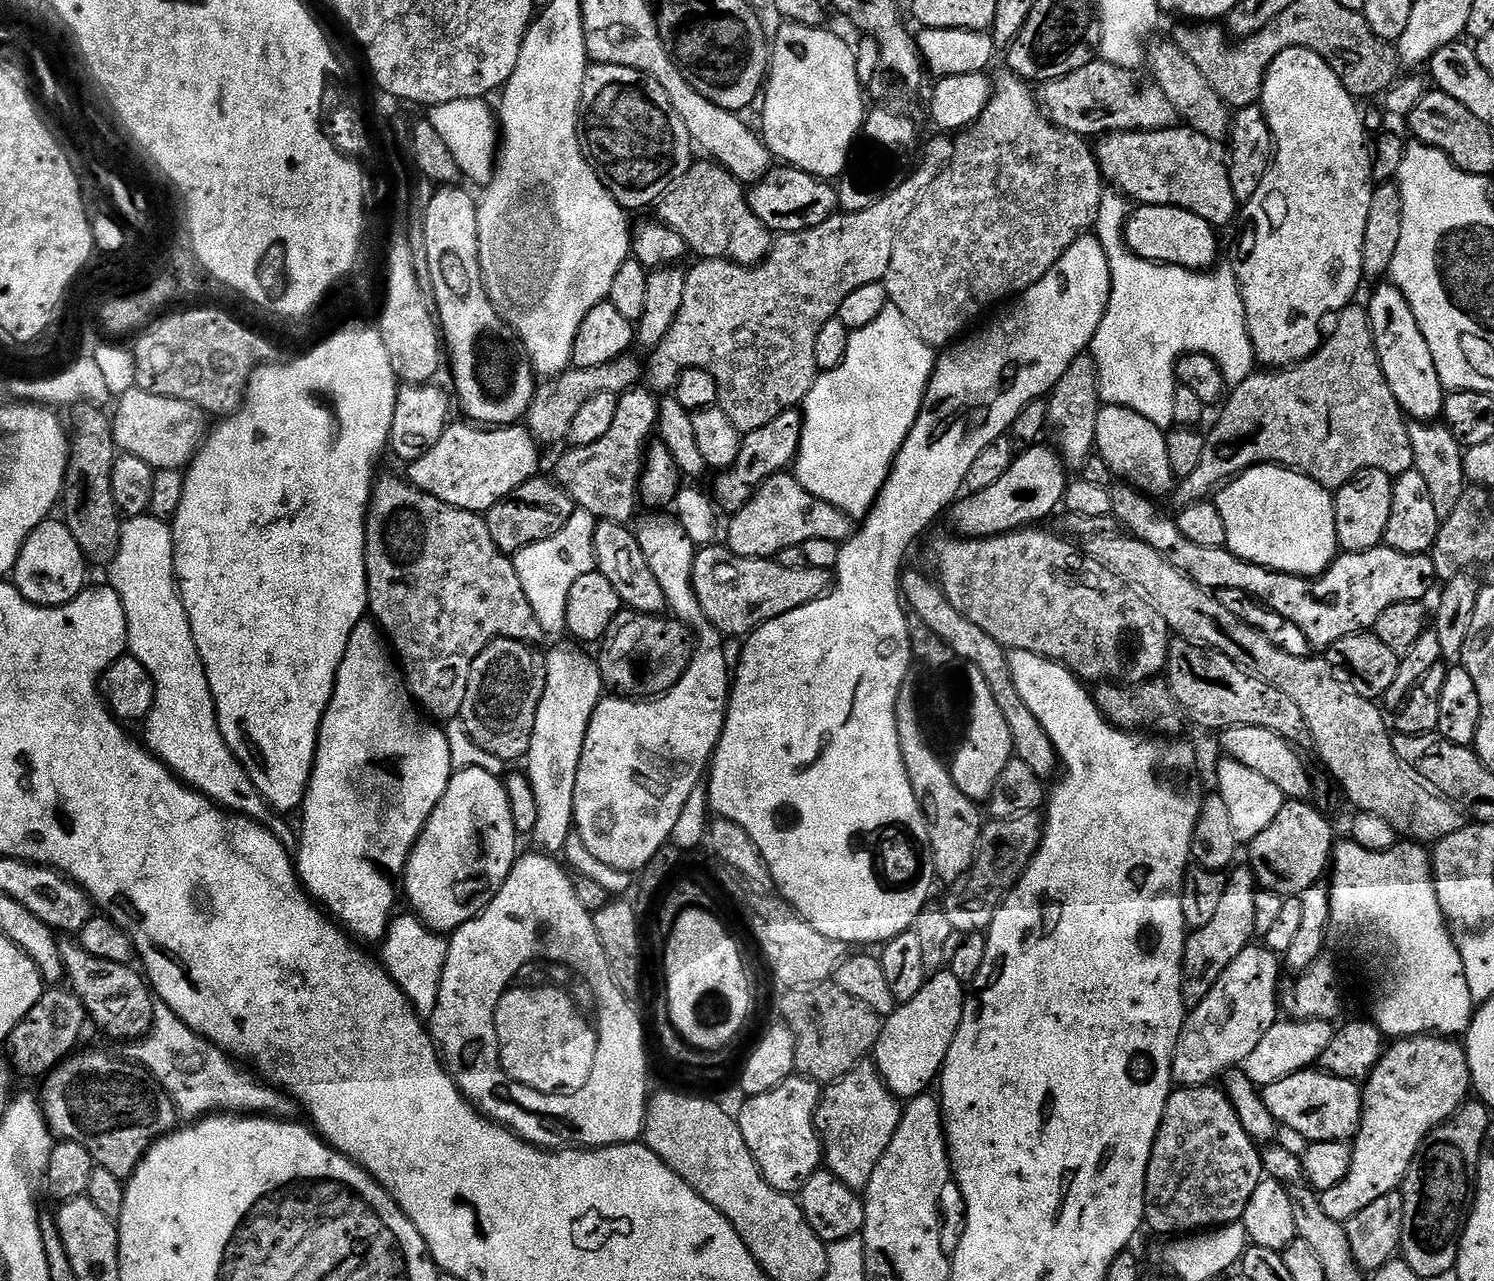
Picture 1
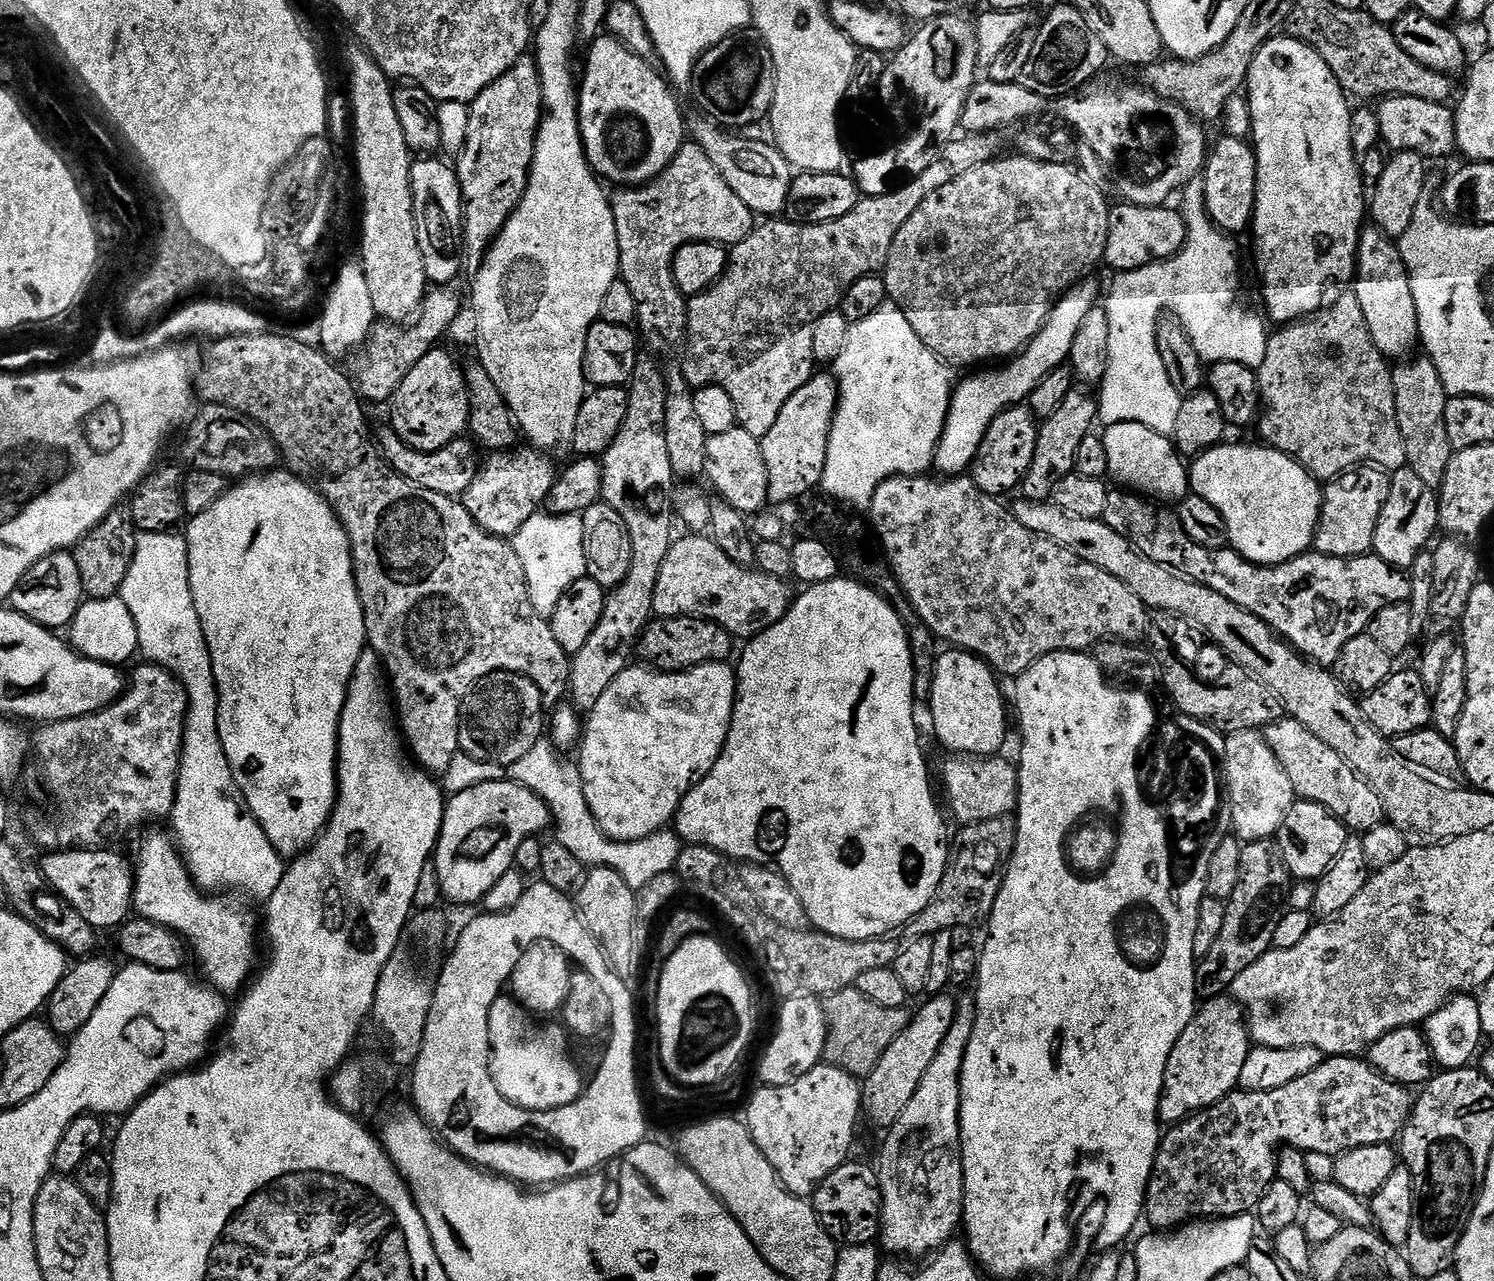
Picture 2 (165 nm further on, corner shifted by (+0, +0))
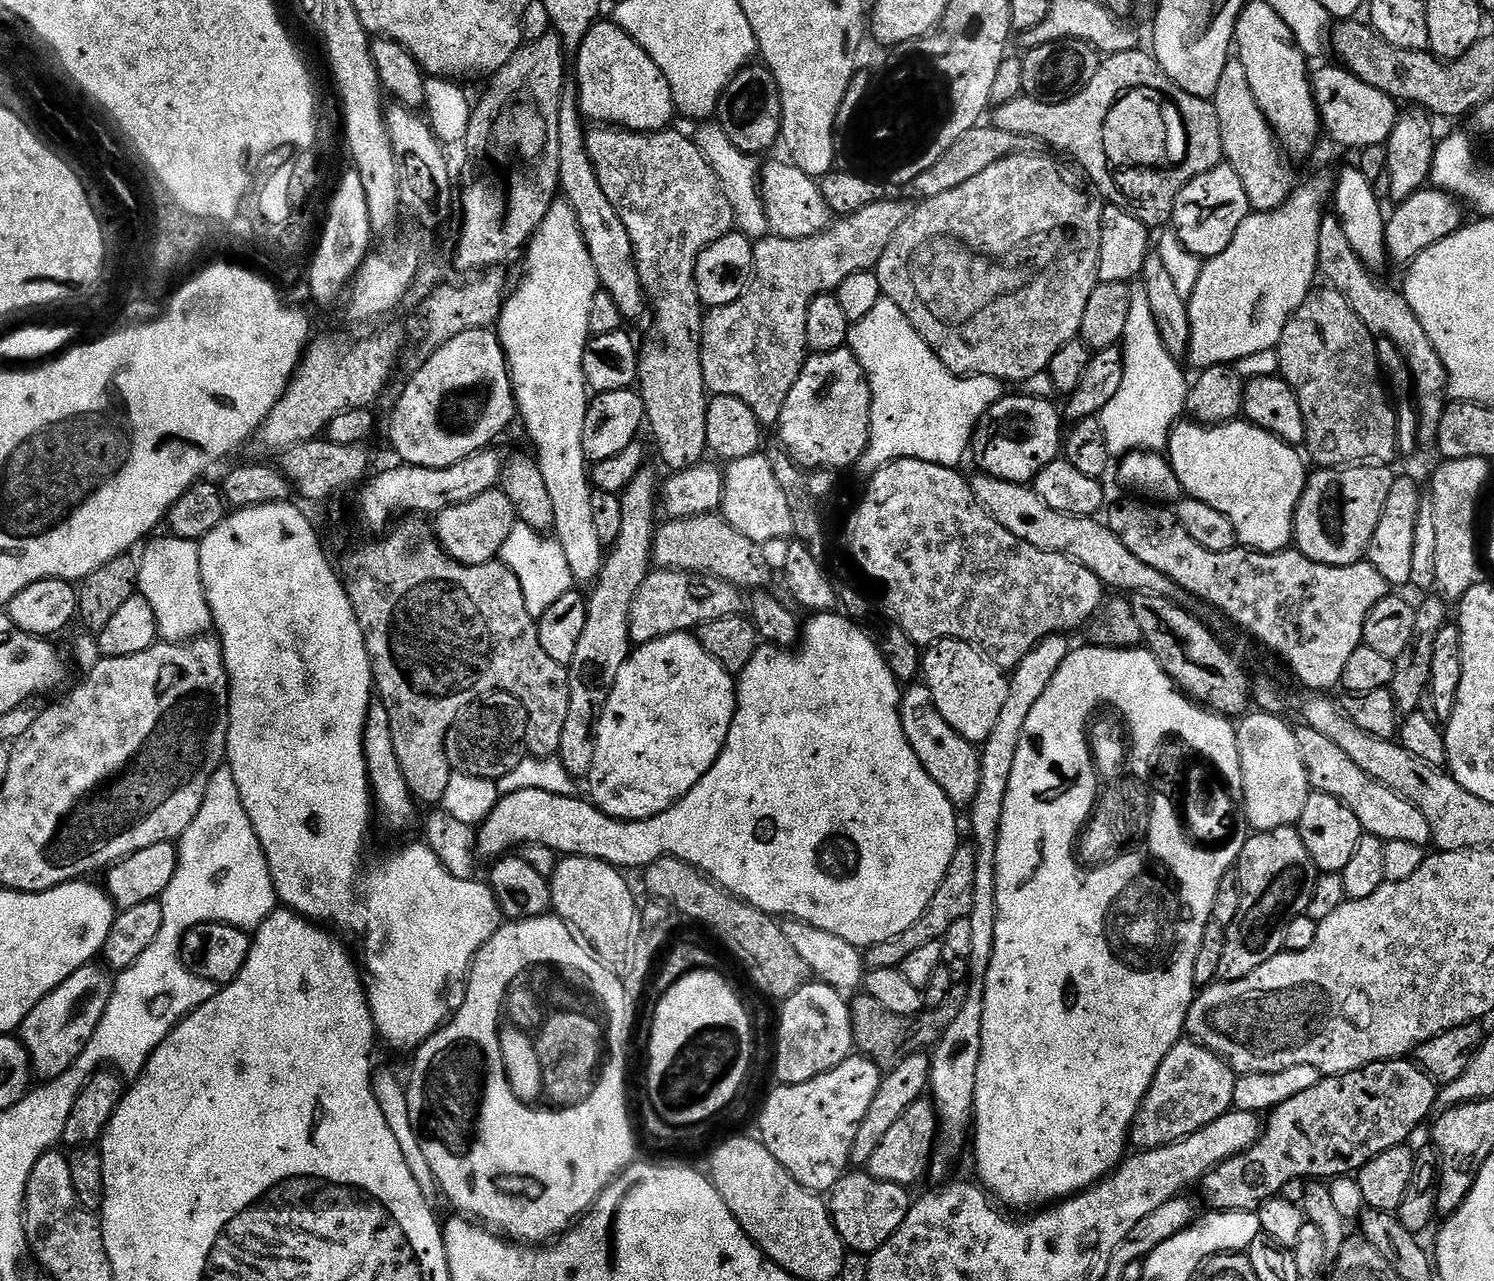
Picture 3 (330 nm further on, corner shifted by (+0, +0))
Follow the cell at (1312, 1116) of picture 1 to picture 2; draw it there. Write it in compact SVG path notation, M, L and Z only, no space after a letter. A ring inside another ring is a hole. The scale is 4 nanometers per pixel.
M1330 1056L1310 1074L1286 1082L1278 1090L1245 1092L1237 1090L1208 1108L1173 1124L1161 1135L1156 1164L1148 1183L1144 1216L1156 1230L1171 1230L1193 1220L1243 1216L1258 1206L1260 1196L1276 1179L1276 1151L1281 1146L1307 1154L1317 1152L1337 1157L1358 1146L1392 1144L1403 1133L1412 1115L1414 1096L1405 1085L1395 1084L1374 1071L1367 1059Z

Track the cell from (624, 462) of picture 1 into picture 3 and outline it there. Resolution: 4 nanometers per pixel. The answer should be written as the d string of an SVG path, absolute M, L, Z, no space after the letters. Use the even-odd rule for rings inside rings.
M646 466L630 482L630 486L620 496L622 506L622 530L616 543L611 545L604 561L604 567L600 569L599 576L594 581L594 587L587 593L588 613L586 614L586 627L582 629L582 639L578 642L578 650L574 650L574 658L566 665L568 669L568 681L570 682L570 714L566 714L566 722L562 726L562 742L558 758L562 766L574 778L587 777L588 771L594 766L594 746L596 745L596 722L600 713L604 711L604 704L608 700L608 691L614 686L618 678L618 670L634 651L634 645L630 638L630 606L634 606L634 598L642 586L642 582L648 576L653 567L652 540L656 537L658 519L658 480L651 472L651 467Z

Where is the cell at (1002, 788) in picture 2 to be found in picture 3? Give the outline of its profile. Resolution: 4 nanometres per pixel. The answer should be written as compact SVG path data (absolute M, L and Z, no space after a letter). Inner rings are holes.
M913 682L903 689L900 697L900 717L902 730L926 774L942 786L946 798L955 804L957 809L967 809L974 802L974 794L978 794L978 778L980 777L980 754L977 745L971 744L962 734L958 734L938 714L932 705L932 695L927 683Z

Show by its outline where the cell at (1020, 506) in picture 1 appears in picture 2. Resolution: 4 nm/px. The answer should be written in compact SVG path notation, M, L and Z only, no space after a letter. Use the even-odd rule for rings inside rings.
M1074 390L1066 398L1058 411L1050 414L1048 420L1039 425L1038 446L1034 450L1034 462L1030 462L1030 470L1025 474L1022 481L1022 496L1025 500L1051 501L1054 494L1054 486L1062 482L1072 472L1076 471L1074 466L1074 450L1093 431L1092 423L1095 425L1098 420L1098 404L1092 400L1084 390Z

